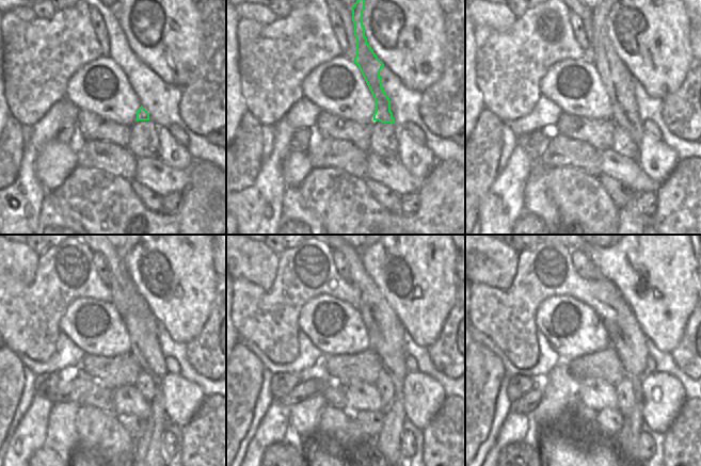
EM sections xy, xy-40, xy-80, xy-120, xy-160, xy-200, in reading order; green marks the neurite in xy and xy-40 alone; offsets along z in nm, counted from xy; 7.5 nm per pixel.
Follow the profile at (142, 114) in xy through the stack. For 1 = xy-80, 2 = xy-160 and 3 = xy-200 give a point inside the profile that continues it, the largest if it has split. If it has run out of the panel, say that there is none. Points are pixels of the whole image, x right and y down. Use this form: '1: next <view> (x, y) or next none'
1: next xy-80 (618, 81)
2: next xy-160 (385, 331)
3: next xy-200 (624, 334)

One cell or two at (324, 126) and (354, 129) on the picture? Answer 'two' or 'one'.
one

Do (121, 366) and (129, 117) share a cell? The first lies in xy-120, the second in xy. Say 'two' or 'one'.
two

